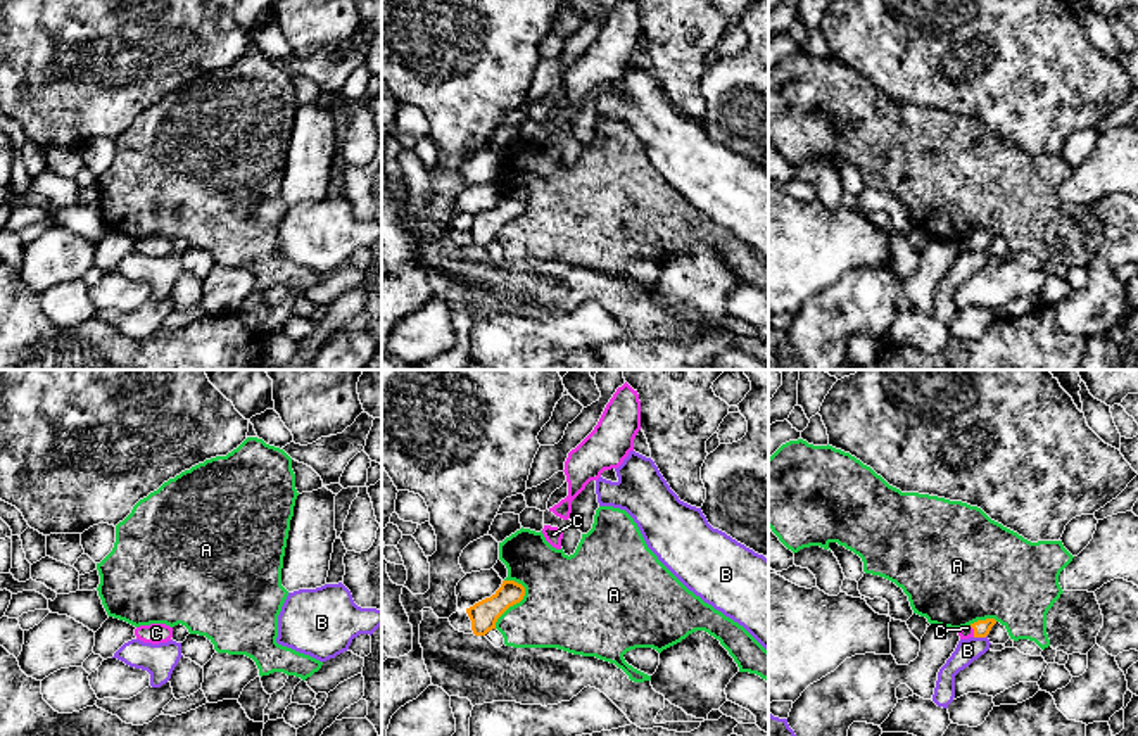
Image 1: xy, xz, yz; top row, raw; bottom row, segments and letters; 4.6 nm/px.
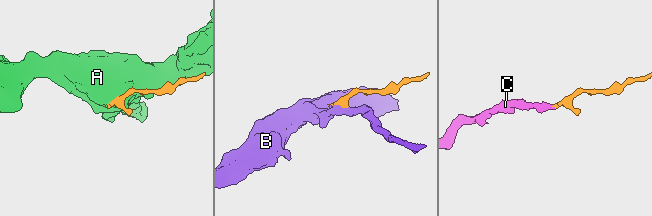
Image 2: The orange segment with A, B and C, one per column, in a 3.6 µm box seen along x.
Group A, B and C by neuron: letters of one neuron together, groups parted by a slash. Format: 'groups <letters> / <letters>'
groups A / B / C

